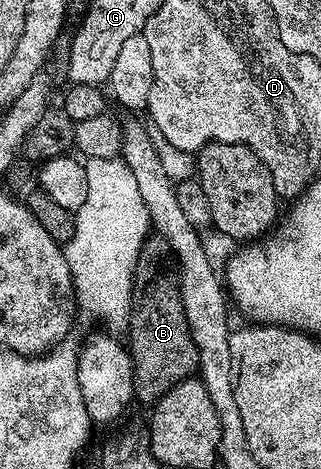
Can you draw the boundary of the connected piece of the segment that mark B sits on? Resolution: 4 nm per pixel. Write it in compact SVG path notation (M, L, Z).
M150 237L141 246L133 274L133 305L129 309L129 344L133 360L133 393L136 402L156 405L185 379L198 374L197 350L187 325L181 296L181 273L165 240Z

